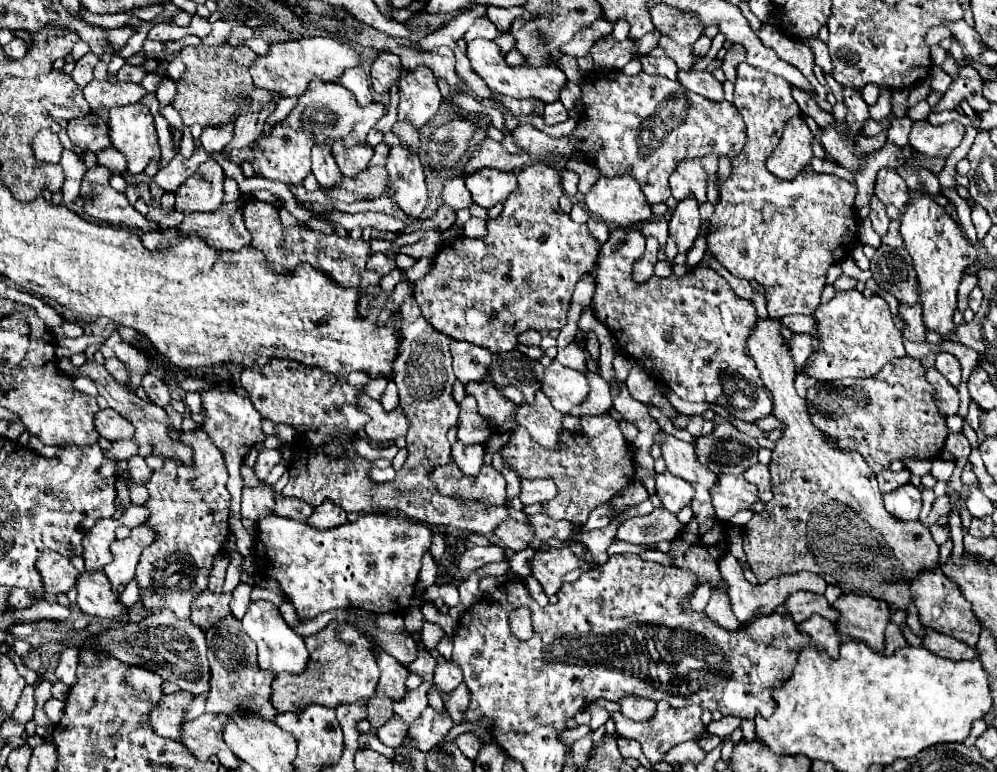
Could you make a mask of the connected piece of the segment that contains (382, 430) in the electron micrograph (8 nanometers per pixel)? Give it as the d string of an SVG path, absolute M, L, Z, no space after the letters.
M367 394L359 396L359 406L363 412L367 412L371 416L371 420L365 424L365 432L369 438L373 438L377 442L397 440L409 428L409 420L401 408L385 412L383 406L377 400L369 398Z

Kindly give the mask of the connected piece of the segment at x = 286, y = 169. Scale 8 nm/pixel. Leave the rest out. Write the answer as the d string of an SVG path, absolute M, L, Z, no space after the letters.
M311 82L307 90L301 94L299 104L291 110L291 114L271 128L271 134L261 134L251 146L243 150L231 152L231 162L243 164L247 160L253 162L253 168L261 172L265 178L281 180L285 184L301 184L303 178L311 172L311 146L323 140L335 142L343 140L345 146L363 144L369 130L379 122L385 114L385 104L371 102L369 106L359 106L353 94L341 84L335 82Z

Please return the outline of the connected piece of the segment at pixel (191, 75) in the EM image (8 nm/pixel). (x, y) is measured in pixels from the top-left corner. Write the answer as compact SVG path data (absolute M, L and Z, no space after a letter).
M245 44L239 46L183 46L181 50L181 60L185 64L183 76L175 82L177 92L171 102L171 106L179 112L181 120L185 126L201 124L203 128L207 126L221 126L231 122L233 116L241 116L247 112L261 112L263 108L271 106L281 94L275 94L273 90L261 90L253 86L251 74L249 74L249 64L253 60L253 50Z

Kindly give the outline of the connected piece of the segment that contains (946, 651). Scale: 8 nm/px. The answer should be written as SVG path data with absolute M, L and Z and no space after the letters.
M925 628L925 636L923 636L923 648L927 648L929 652L933 652L935 656L941 656L941 658L949 658L949 660L973 660L977 658L977 650L975 648L969 648L967 644L959 642L957 638L953 636L945 636L945 634L939 634L931 628Z

